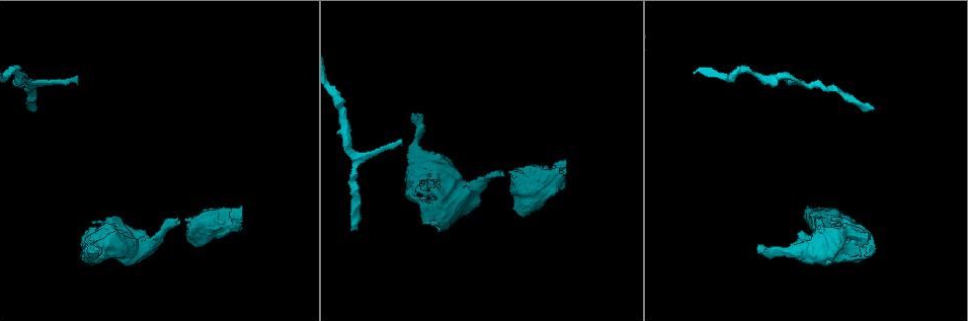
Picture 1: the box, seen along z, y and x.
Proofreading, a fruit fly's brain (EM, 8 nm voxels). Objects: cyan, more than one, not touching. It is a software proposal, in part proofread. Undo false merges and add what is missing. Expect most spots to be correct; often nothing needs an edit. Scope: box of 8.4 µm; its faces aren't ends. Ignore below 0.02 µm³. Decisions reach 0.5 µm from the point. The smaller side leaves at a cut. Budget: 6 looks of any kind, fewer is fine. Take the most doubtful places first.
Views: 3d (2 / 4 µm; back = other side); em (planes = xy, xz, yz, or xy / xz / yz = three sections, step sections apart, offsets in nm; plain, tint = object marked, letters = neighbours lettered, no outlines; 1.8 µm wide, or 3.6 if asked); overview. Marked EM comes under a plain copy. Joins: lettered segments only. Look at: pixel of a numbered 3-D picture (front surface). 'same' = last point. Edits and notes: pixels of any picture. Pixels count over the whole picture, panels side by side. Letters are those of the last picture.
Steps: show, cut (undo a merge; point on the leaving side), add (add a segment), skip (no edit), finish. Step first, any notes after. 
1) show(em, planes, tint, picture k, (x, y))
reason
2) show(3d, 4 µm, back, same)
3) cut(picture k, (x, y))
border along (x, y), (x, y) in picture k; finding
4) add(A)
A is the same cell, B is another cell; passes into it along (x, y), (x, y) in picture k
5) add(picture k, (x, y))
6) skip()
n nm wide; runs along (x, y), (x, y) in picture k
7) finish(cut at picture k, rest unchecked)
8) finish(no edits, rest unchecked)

show(em, yz, step 8, letters, picture 1, (759, 246))

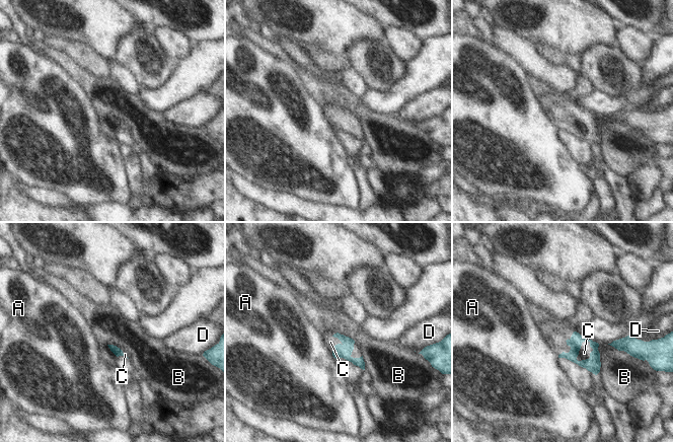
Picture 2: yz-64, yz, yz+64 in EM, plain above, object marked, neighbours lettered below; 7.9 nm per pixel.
show(em, planes, letters, same)
cut it another way

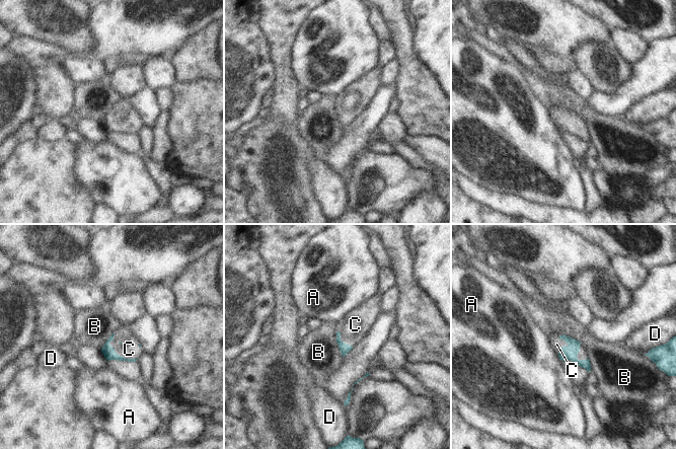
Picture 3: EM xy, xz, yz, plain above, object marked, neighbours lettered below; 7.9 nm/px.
add(C)
C is the same cell, A, B and D are other cells; passes into it along (108, 352), (117, 354), (129, 349) in picture 3; the neuron continues

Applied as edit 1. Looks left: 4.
show(overview)

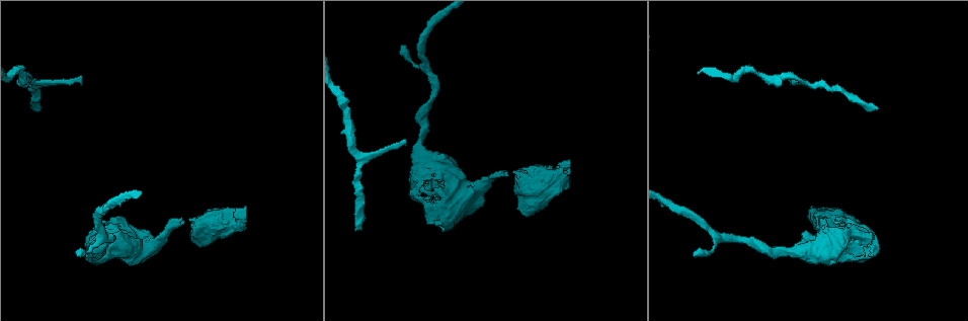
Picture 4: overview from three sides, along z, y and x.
show(em, 3.6 µm, planes, letters, picture 4, (34, 108))
tapers out

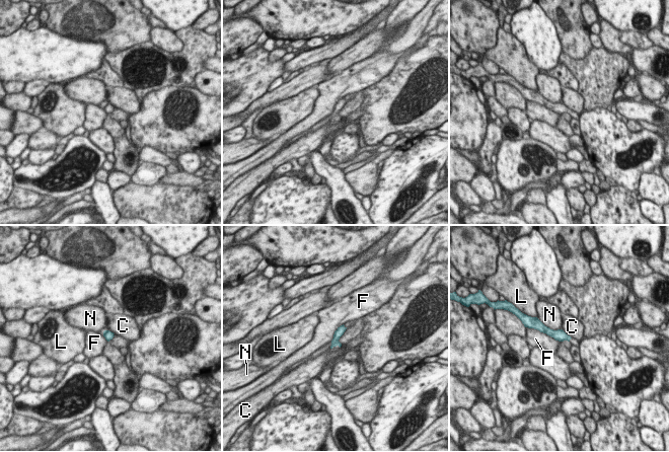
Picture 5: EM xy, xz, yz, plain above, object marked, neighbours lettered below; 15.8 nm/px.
skip()
140 nm wide; C, F, L and N are other cells; none of them fits

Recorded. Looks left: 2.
show(3d, 4 µm, back, picture 4, (433, 178))
thick end

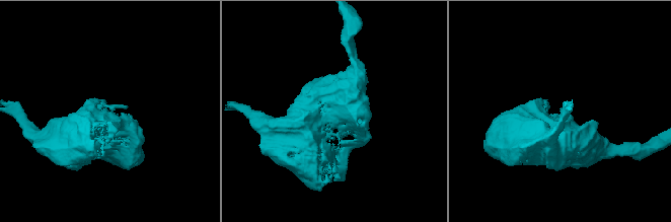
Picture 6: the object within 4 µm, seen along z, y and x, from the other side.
show(em, 3.6 µm, planes, letters, picture 6, (561, 111))
now the EM

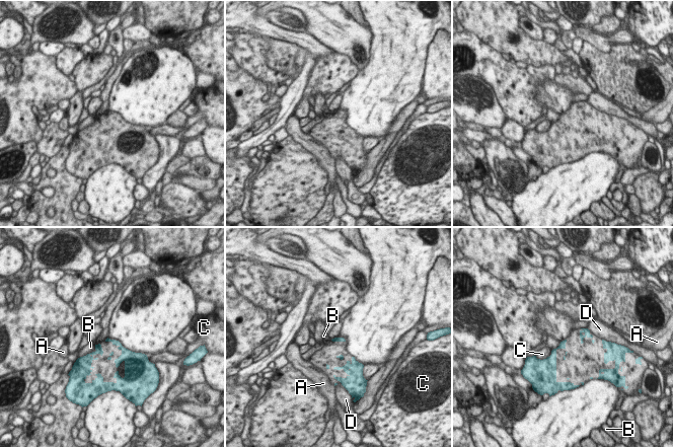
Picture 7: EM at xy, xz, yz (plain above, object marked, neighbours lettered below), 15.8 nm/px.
skip()
C touches over 280 nm; A, B, C and D are other cells; none of them fits

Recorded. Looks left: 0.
finish(add at picture 3, rest unchecked)

